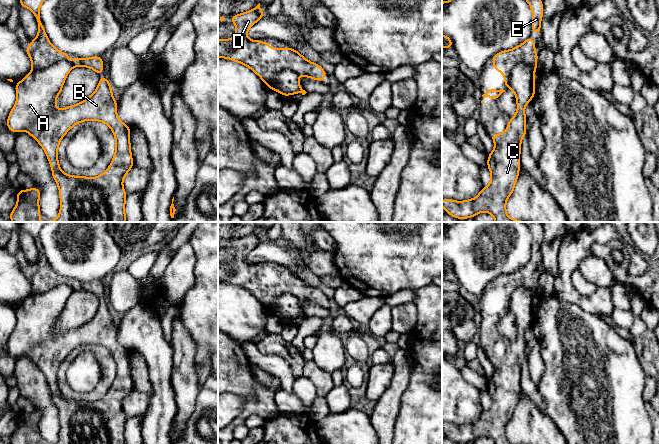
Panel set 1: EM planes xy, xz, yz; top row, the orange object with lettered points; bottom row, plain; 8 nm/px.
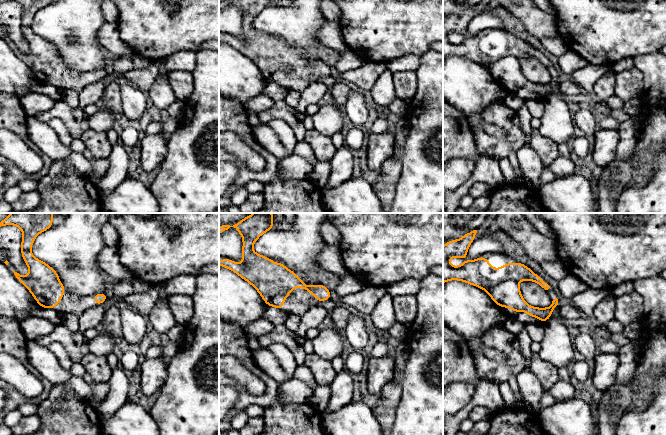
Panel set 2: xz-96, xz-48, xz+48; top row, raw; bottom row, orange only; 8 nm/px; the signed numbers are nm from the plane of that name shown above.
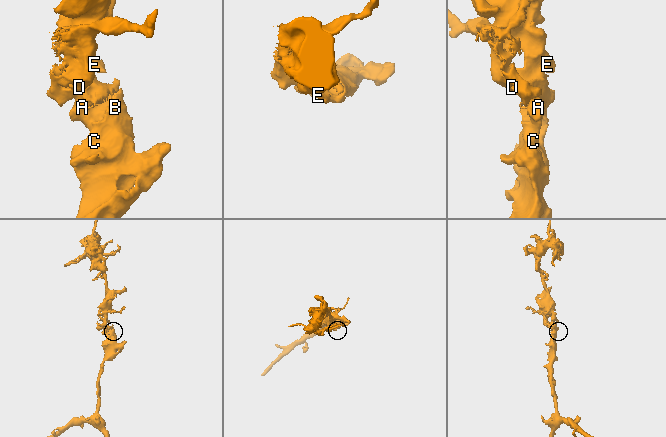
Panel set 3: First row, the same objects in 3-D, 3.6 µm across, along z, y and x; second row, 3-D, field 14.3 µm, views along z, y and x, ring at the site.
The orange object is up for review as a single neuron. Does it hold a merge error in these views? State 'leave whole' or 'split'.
leave whole

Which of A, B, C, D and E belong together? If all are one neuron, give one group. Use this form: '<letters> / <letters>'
A B C D E

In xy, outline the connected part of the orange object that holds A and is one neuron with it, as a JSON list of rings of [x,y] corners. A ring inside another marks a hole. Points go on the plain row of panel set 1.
[[[21,222],[19,229],[30,233],[36,243],[38,249],[37,261],[31,265],[29,270],[25,272],[26,278],[29,279],[32,287],[32,295],[26,299],[26,301],[15,308],[15,314],[17,323],[14,331],[9,337],[7,343],[7,353],[11,356],[26,355],[29,357],[43,372],[45,375],[48,385],[52,393],[52,401],[58,409],[59,420],[60,420],[60,435],[59,440],[55,444],[126,444],[125,439],[125,426],[126,426],[126,415],[123,413],[123,402],[134,390],[133,382],[131,379],[131,368],[129,363],[129,355],[131,349],[125,349],[117,340],[117,325],[113,322],[111,309],[107,301],[99,303],[98,310],[94,317],[86,324],[63,332],[61,334],[56,333],[56,322],[63,315],[62,310],[67,302],[67,299],[73,291],[88,291],[93,293],[99,300],[104,295],[102,280],[94,280],[90,282],[75,281],[73,286],[70,286],[69,278],[57,274],[49,265],[48,260],[45,256],[43,247],[40,241],[40,230],[47,222]],[[83,345],[100,345],[107,348],[113,355],[115,361],[116,373],[111,388],[108,393],[100,400],[97,401],[85,401],[85,400],[73,400],[65,398],[58,386],[58,372],[61,363],[65,358],[76,348]]]

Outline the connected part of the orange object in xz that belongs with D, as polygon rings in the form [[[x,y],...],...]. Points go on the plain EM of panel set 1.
[[[260,227],[250,235],[231,240],[229,244],[236,249],[235,260],[232,263],[218,263],[218,281],[230,283],[249,291],[270,314],[275,314],[283,320],[307,317],[299,308],[299,299],[325,307],[323,301],[329,300],[327,296],[318,288],[307,284],[297,274],[290,271],[275,273],[266,265],[261,266],[247,262],[247,255],[263,240],[265,240],[265,235],[260,233]]]

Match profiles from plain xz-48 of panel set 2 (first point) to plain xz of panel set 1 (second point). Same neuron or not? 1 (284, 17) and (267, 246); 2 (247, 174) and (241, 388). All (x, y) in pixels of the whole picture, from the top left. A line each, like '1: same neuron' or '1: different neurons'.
1: same neuron
2: same neuron

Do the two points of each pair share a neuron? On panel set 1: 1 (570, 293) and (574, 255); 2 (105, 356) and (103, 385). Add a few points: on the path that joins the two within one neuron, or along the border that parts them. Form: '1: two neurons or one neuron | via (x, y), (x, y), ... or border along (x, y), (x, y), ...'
1: one neuron | via (566, 284), (566, 264)
2: one neuron | via (106, 363), (106, 378)

